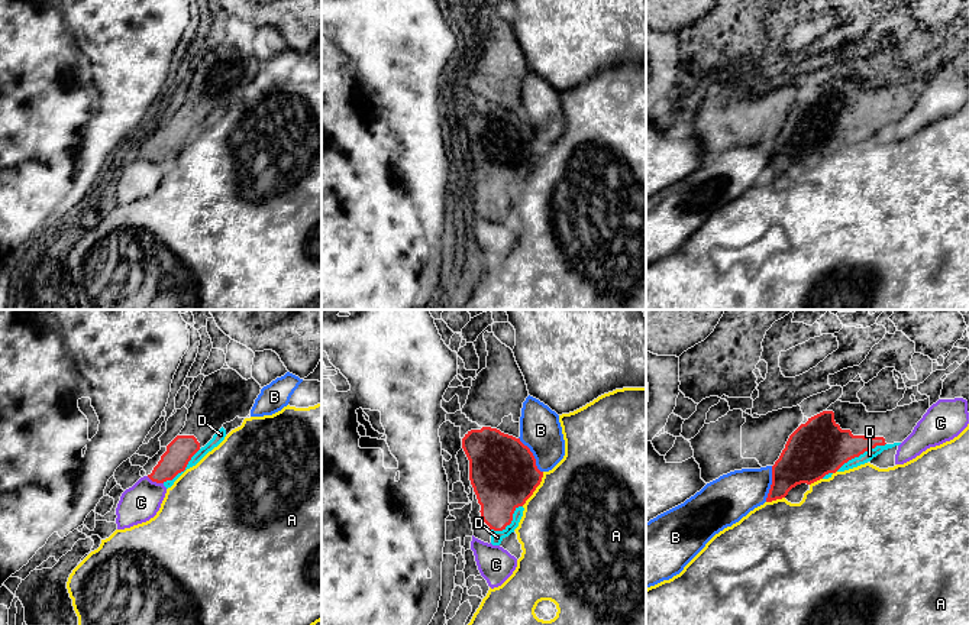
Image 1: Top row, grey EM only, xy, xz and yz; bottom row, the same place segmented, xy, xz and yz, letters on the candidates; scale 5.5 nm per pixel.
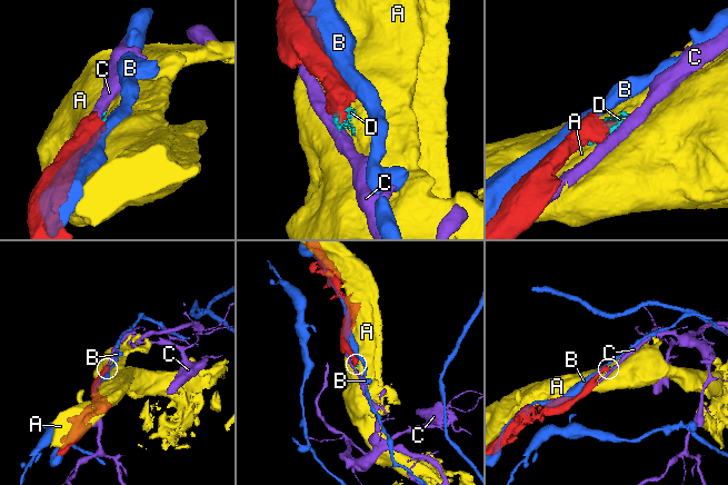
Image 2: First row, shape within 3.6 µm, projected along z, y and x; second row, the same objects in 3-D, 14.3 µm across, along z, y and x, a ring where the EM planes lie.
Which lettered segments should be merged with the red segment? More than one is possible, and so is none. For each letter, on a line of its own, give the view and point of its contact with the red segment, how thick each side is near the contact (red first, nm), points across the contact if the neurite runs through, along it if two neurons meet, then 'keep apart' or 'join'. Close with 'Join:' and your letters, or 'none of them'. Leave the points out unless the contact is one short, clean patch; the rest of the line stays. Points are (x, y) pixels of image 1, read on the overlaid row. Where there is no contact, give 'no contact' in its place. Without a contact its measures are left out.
A: xz (535, 489) | 380/500 nm | keep apart
B: xz (532, 455) | 380/220 nm | keep apart
C: xy (155, 481) | 150/200 nm | keep apart
D: yz (861, 453) | 300/60 nm | join
Join: D

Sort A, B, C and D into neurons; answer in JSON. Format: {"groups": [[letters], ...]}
{"groups": [["A"], ["B"], ["C"], ["D"]]}

